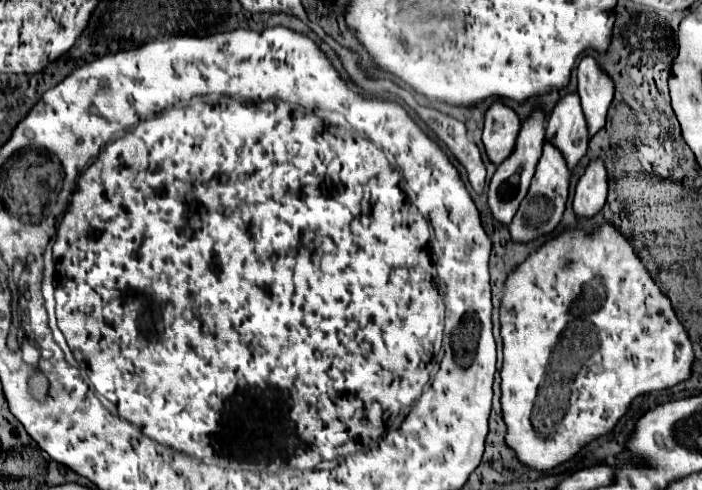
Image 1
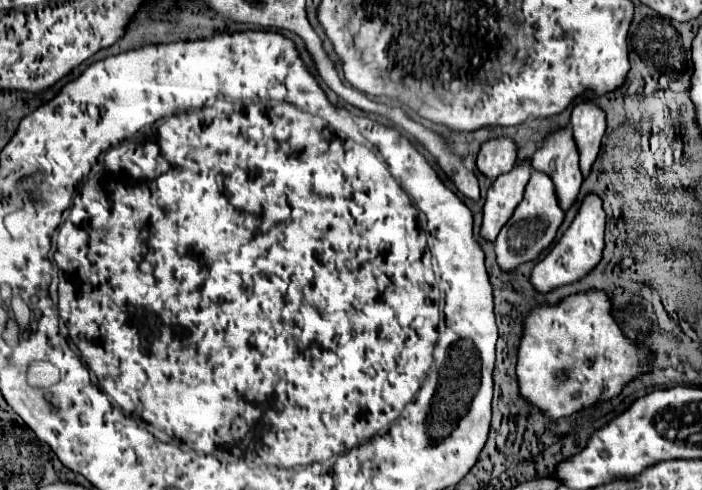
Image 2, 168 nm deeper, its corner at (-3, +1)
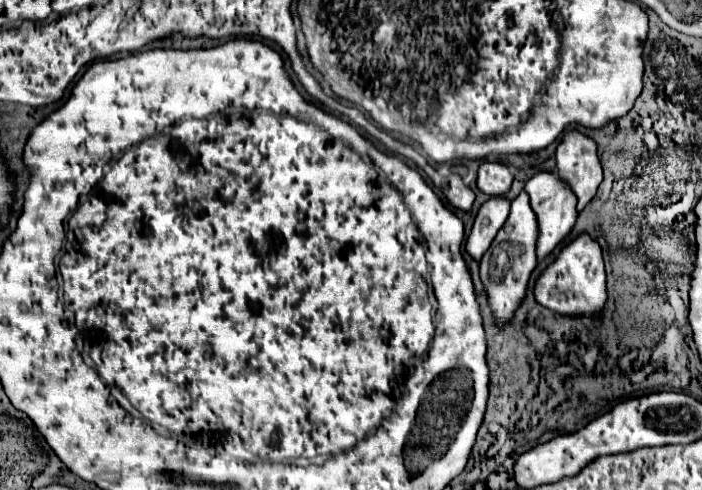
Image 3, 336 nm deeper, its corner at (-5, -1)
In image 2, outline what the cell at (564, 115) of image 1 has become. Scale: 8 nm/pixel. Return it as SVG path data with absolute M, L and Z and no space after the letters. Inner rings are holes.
M571 126L547 134L543 146L533 154L531 166L549 174L553 174L555 168L553 182L557 186L557 198L561 200L561 208L567 210L575 202L579 186L583 182L579 168L579 150Z

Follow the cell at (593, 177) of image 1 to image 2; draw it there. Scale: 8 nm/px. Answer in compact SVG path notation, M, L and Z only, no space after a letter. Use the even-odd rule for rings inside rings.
M591 192L585 196L583 204L579 206L579 212L569 226L569 230L561 236L561 240L555 244L555 248L533 268L531 282L539 292L549 292L553 288L559 288L563 284L571 284L579 278L583 278L595 264L601 260L603 250L603 230L605 230L605 210L601 198Z

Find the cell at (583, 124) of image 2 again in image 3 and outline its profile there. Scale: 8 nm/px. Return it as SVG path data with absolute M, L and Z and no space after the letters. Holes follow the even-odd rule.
M567 132L557 146L557 176L577 196L577 212L581 212L603 178L595 142L581 132Z

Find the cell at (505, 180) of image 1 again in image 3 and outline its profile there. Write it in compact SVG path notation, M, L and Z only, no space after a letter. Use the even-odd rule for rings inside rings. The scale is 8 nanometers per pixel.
M503 196L497 198L489 198L477 212L475 216L475 224L471 228L471 234L465 242L465 250L473 260L481 260L481 256L487 252L487 248L491 246L499 226L503 226L503 222L507 220L507 210L509 210L511 202Z

